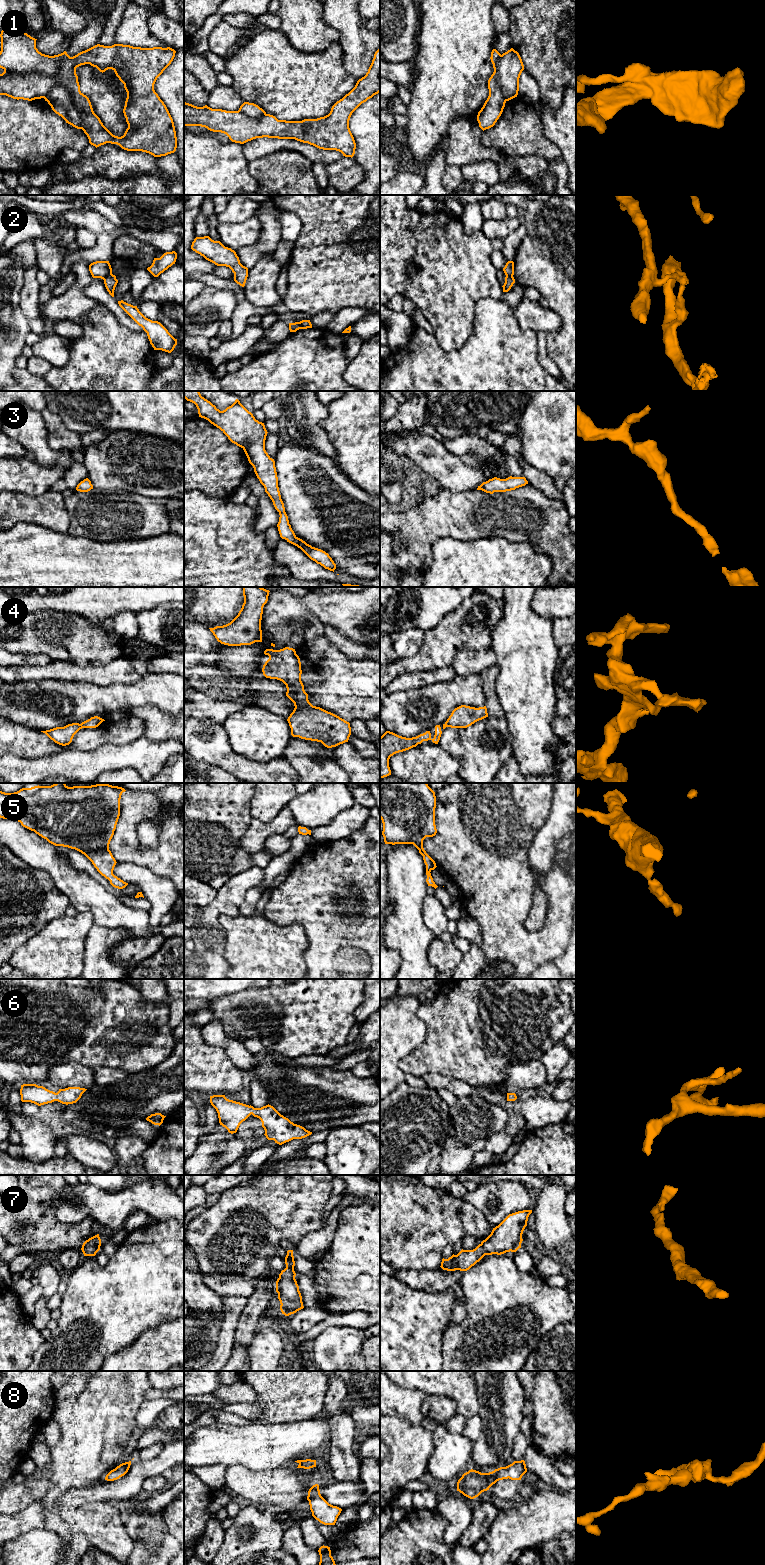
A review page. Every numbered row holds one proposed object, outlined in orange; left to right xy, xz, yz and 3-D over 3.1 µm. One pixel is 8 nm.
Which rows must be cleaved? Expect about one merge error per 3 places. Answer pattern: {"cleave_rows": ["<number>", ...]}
{"cleave_rows": ["1", "2"]}

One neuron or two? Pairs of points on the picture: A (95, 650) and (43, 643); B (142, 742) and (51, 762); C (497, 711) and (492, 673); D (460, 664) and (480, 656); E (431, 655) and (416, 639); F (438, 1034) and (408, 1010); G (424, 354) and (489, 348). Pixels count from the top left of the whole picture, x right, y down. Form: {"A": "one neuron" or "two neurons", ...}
{"A": "one neuron", "B": "one neuron", "C": "one neuron", "D": "one neuron", "E": "two neurons", "F": "two neurons", "G": "one neuron"}

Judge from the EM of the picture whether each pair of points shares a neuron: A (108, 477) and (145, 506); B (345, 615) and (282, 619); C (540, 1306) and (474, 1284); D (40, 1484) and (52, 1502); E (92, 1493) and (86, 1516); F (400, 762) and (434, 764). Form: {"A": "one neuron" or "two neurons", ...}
{"A": "two neurons", "B": "one neuron", "C": "one neuron", "D": "two neurons", "E": "two neurons", "F": "one neuron"}

